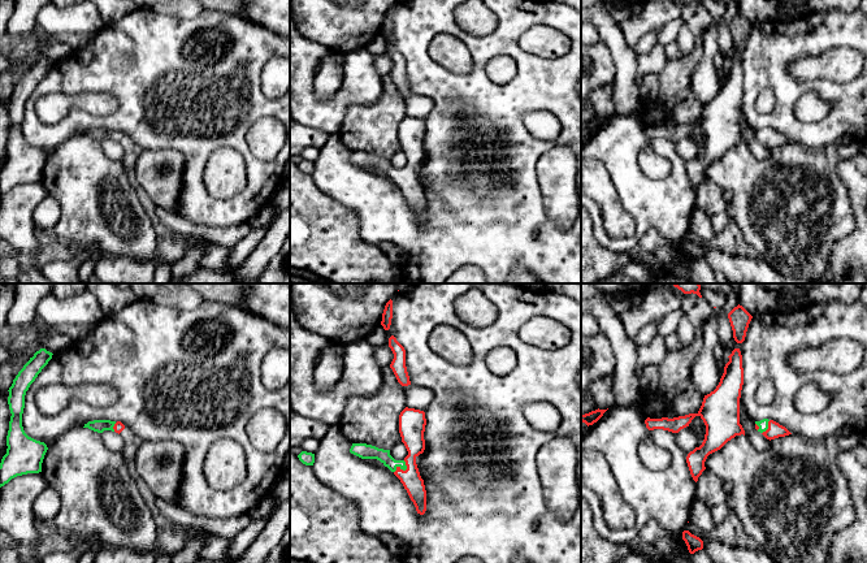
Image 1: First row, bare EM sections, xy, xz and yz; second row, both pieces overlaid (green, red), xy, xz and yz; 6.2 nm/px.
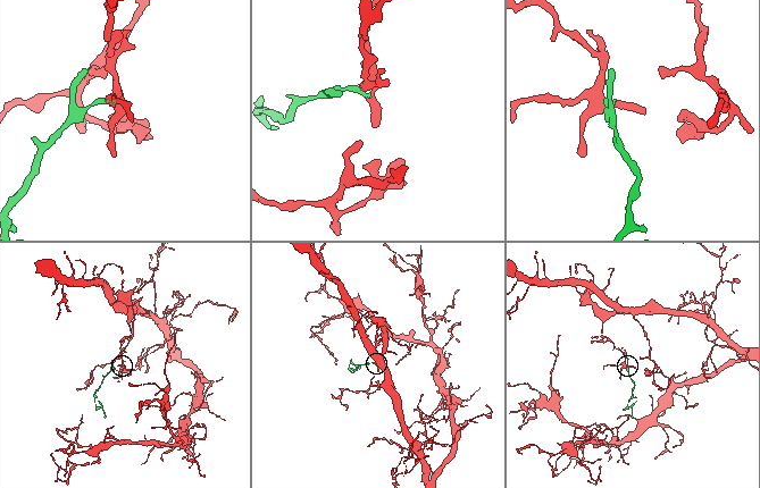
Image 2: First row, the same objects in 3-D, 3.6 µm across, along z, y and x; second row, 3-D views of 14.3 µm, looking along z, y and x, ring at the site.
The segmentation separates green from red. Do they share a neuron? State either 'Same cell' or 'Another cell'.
Same cell

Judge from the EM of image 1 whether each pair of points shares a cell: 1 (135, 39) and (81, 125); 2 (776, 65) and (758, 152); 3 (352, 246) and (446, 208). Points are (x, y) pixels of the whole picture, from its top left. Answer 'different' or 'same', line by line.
1: same
2: different
3: different

